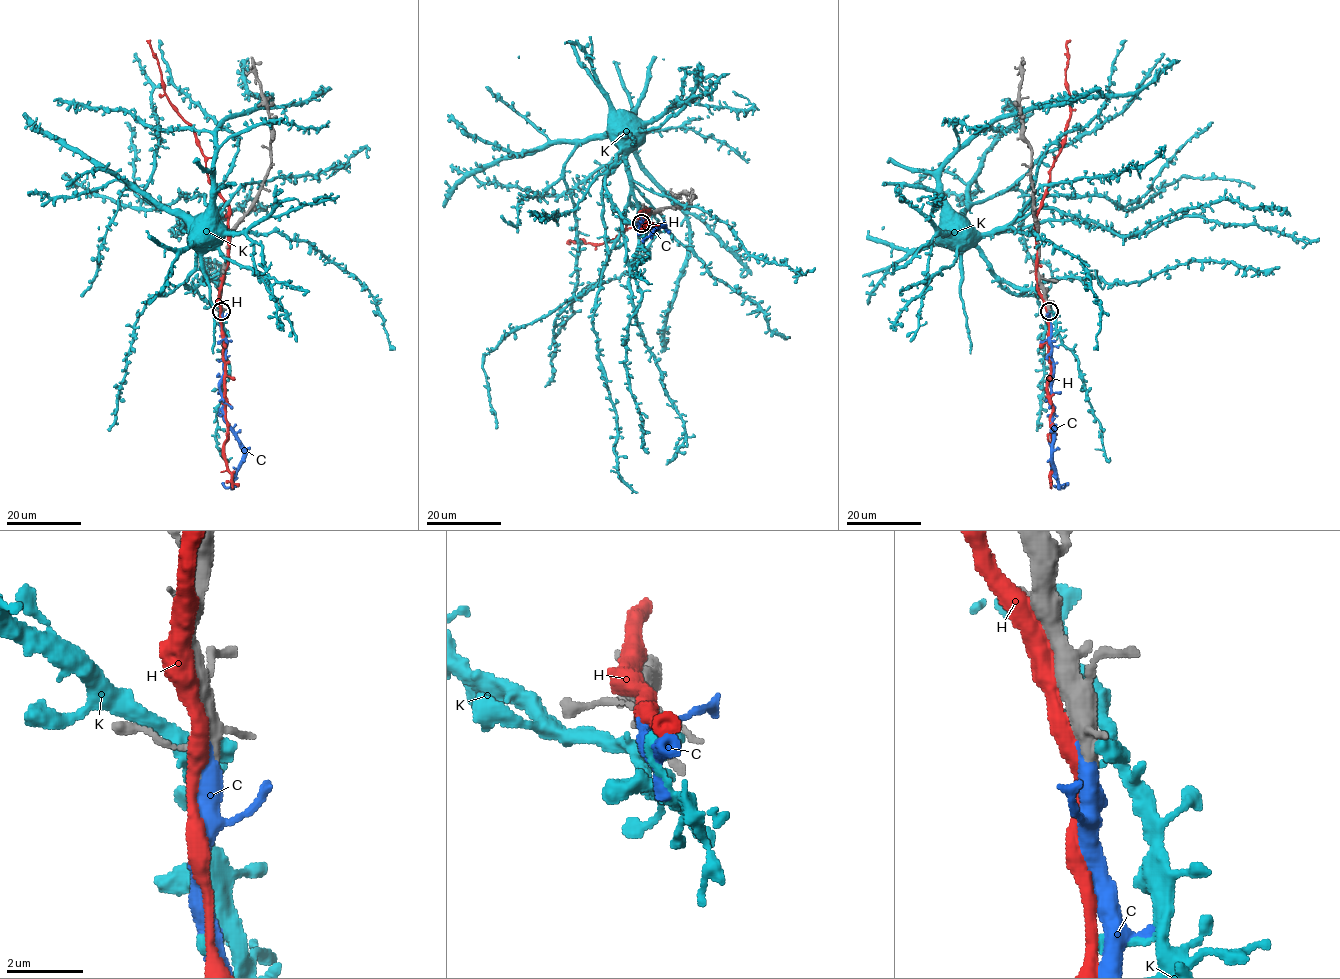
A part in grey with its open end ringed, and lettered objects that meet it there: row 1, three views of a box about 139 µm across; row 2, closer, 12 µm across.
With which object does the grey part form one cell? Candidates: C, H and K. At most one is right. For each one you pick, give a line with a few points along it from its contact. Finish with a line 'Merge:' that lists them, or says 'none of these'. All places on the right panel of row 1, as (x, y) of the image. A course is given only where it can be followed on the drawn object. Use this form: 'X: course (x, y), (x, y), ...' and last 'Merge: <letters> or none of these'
C: course (1049, 311), (1053, 468), (1057, 483), (1063, 487), (1067, 483)
Merge: C

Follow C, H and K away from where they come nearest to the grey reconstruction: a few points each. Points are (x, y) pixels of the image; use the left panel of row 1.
C: (220, 311), (225, 361), (219, 393), (224, 420), (244, 453), (244, 460), (232, 483), (226, 487), (221, 483)
H: (219, 306), (219, 291), (228, 259), (227, 202), (208, 178), (195, 131), (165, 92), (150, 40)
K: (221, 311), (185, 284), (186, 277), (194, 269), (195, 253), (205, 240), (205, 231)

